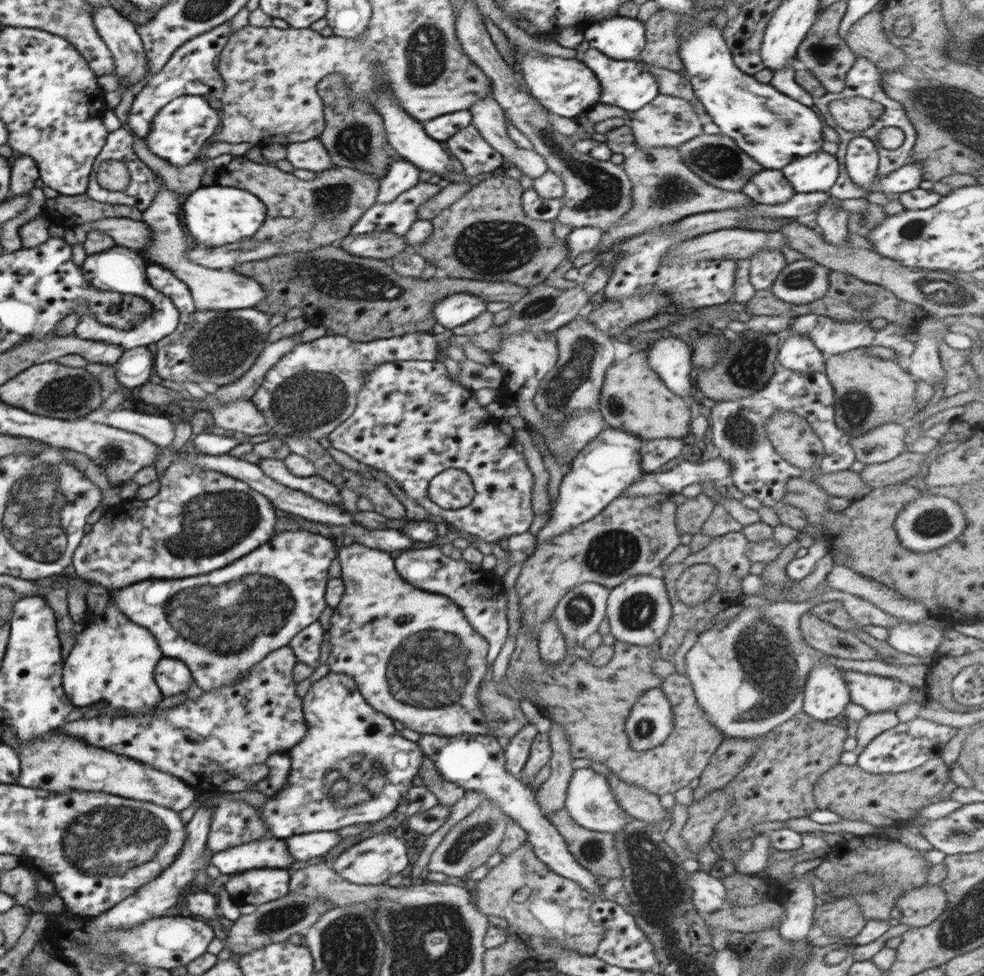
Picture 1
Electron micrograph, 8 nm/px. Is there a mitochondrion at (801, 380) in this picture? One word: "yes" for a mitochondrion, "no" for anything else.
no

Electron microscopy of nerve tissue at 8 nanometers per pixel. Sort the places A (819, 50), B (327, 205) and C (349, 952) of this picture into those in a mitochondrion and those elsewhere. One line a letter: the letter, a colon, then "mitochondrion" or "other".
A: mitochondrion
B: mitochondrion
C: mitochondrion

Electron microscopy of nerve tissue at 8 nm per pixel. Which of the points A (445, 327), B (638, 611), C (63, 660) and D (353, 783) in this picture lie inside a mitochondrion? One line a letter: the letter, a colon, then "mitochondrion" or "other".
A: other
B: mitochondrion
C: other
D: mitochondrion

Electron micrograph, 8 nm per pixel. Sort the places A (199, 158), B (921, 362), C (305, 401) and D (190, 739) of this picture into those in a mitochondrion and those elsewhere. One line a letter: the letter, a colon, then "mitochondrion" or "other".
A: other
B: other
C: mitochondrion
D: other

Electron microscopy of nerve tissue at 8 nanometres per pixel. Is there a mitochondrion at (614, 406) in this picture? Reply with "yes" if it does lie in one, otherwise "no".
yes

